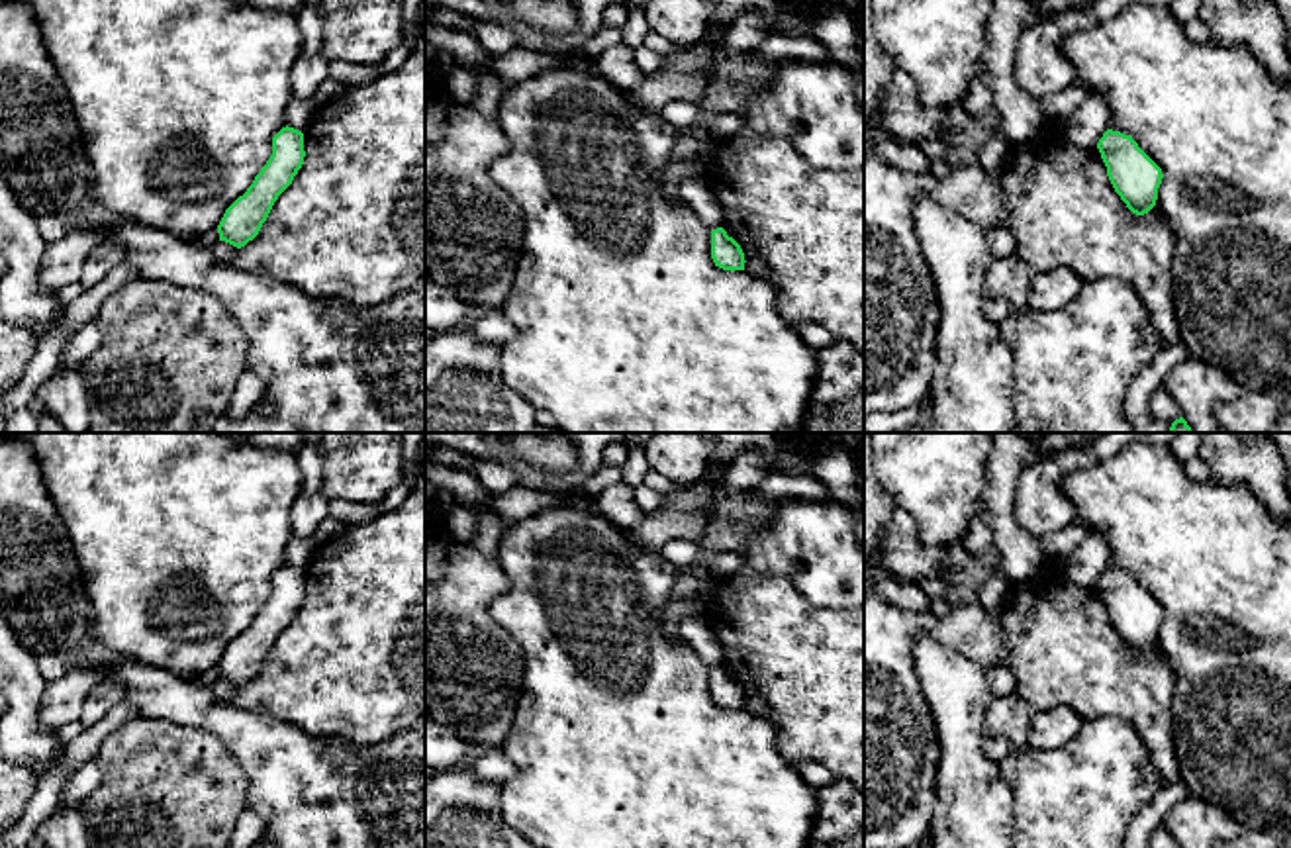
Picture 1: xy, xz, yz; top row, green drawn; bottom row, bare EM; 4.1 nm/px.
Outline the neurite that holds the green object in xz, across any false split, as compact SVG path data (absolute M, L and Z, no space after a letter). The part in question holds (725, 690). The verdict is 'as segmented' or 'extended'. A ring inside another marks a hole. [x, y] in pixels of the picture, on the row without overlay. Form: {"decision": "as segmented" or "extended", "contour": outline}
{"decision": "as segmented", "contour": "M723 666L711 670L711 697L723 709L744 709L744 691L741 683L727 674Z"}

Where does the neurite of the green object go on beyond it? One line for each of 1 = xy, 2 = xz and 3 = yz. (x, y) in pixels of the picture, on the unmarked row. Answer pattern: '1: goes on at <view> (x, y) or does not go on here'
1: does not go on here
2: does not go on here
3: does not go on here

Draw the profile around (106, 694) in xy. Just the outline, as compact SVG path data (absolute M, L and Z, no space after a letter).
M100 682L90 689L84 701L80 723L84 727L98 723L123 697L125 693L116 682Z

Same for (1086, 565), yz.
M1093 531L1085 535L1070 556L1060 558L1056 568L1066 582L1093 589L1107 570L1109 558L1111 550L1107 537L1099 531Z

